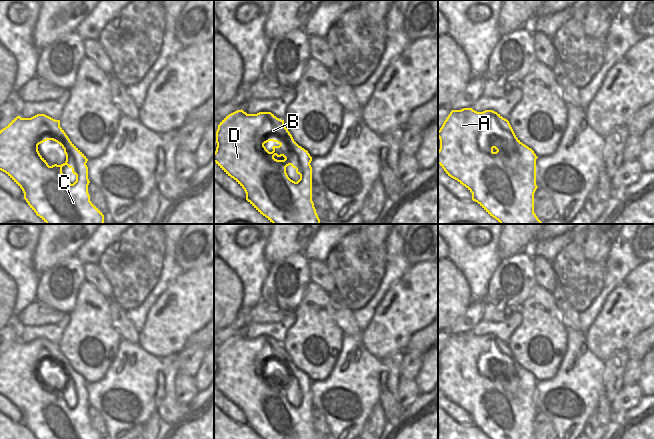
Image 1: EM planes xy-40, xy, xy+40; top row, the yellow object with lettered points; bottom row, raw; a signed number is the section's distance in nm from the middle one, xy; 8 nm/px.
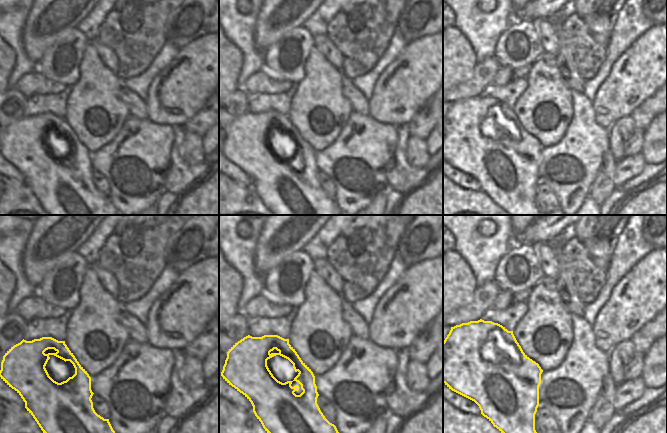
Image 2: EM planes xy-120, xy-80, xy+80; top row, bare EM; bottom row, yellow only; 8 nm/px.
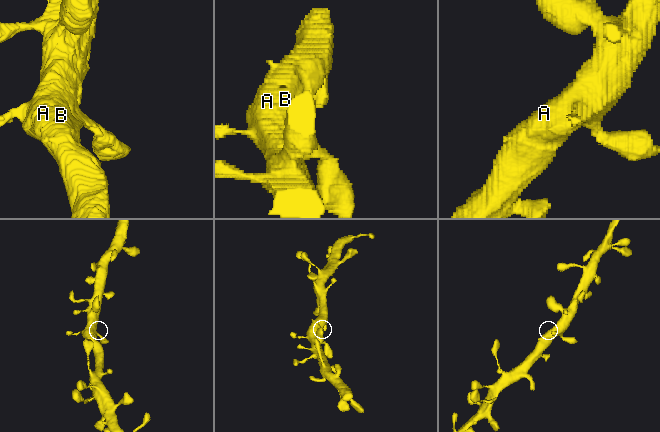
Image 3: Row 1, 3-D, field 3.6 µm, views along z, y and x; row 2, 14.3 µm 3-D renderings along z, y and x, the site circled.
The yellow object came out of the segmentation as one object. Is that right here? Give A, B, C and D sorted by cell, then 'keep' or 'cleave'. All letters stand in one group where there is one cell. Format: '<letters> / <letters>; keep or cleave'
A B C D; keep

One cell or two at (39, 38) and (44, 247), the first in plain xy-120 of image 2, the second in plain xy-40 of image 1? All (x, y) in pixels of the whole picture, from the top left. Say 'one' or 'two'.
one

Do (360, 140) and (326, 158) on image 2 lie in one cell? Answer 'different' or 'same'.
same

